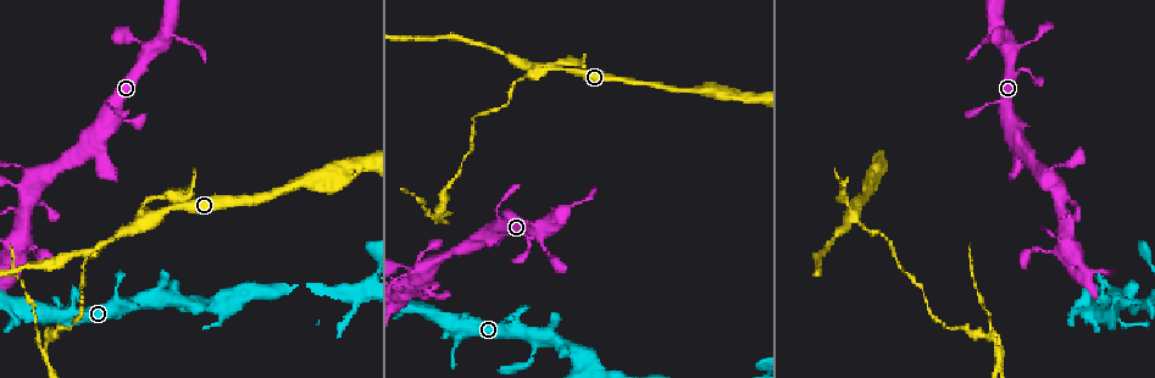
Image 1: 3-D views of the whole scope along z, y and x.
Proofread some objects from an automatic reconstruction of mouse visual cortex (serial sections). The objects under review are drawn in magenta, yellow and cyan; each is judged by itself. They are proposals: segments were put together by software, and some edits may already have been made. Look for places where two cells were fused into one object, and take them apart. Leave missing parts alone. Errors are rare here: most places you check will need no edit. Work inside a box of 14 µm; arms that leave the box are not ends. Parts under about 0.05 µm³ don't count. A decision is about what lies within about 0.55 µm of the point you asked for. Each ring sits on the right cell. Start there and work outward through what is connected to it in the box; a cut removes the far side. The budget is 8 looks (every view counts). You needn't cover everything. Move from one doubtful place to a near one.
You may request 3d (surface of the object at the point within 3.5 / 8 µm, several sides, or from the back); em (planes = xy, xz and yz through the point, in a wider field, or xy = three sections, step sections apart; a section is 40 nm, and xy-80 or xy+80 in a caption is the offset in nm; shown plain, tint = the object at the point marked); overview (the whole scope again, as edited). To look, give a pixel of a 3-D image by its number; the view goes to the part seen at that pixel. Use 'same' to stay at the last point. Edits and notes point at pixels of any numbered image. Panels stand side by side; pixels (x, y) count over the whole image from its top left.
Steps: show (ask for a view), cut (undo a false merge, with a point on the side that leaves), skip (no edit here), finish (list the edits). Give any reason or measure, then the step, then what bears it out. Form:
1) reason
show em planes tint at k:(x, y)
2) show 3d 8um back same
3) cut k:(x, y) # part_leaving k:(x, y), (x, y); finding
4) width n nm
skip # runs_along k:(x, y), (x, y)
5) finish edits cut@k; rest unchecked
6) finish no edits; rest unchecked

abrupt turn
show em xy step 3 tint at 1:(144, 216)

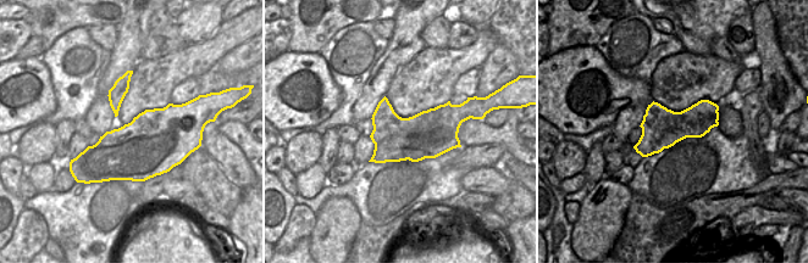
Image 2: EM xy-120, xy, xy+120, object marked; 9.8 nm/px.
see where the arms go
show 3d 3.5um same

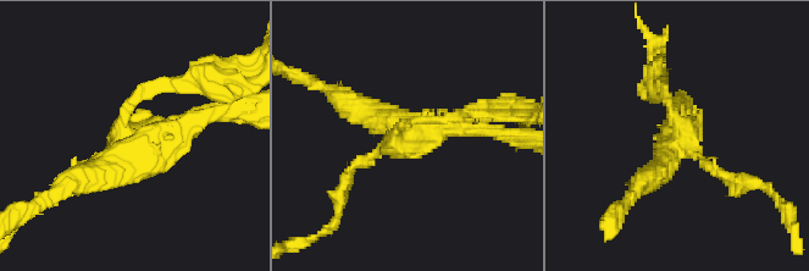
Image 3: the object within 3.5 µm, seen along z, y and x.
arm_widths 150, 150, 250, 350 nm
cut 3:(664, 81) # part_leaving 3:(674, 133), (724, 175); a second cell is stuck on

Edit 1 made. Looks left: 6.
see it whole again
show overview

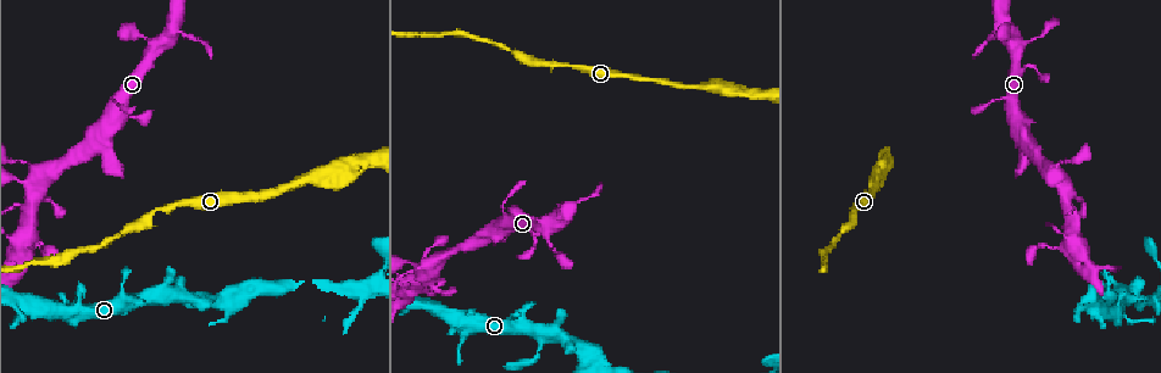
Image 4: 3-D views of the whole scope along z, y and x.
three-way junction
show 3d 3.5um back at 4:(1130, 298)

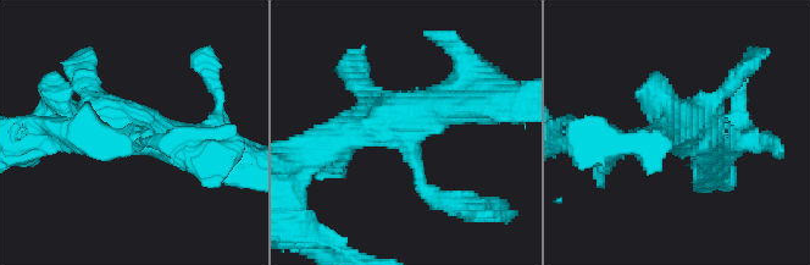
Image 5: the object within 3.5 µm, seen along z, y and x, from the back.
show em xy step 3 tint at 5:(134, 136)

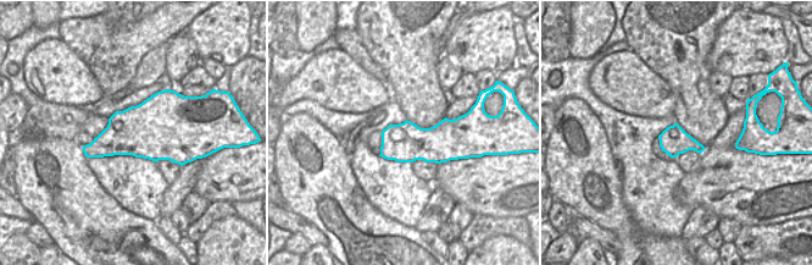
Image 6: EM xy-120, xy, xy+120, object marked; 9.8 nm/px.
skip # runs_along 5:(475, 101), (386, 116), (321, 142); continuous, no second cell

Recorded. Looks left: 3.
looks like a crossing
show 3d 3.5um at 4:(33, 179)

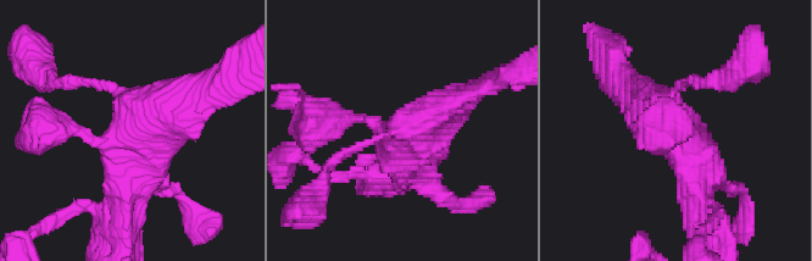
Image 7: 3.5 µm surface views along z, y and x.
show em xy step 2 tint at 7:(400, 137)

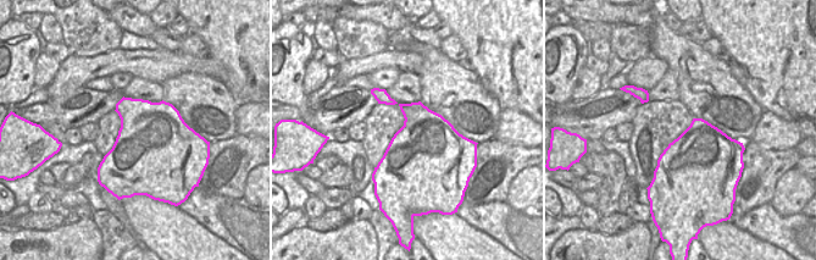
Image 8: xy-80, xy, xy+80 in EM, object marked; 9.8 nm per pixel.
another direction
show em planes tint same

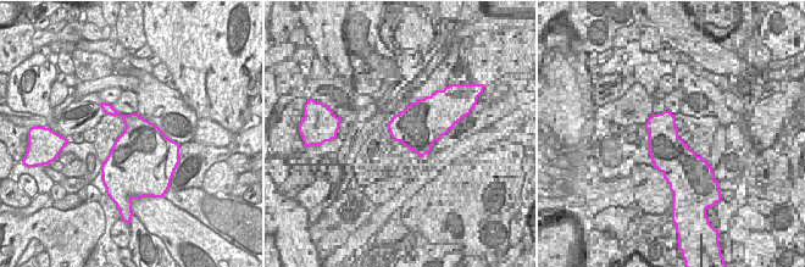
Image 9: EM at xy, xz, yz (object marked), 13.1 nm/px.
skip # runs_along 7:(198, 103), (131, 155), (123, 211); all the same cell

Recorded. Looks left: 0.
finish edits cut@3; rest unchecked

